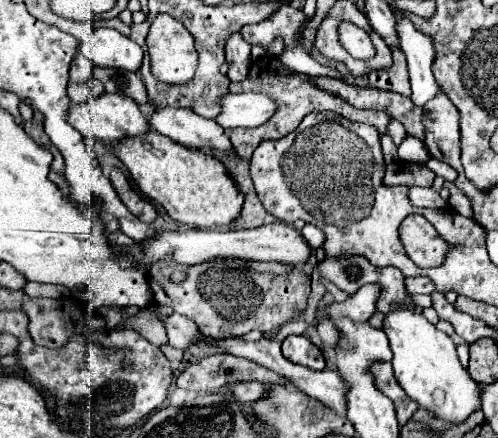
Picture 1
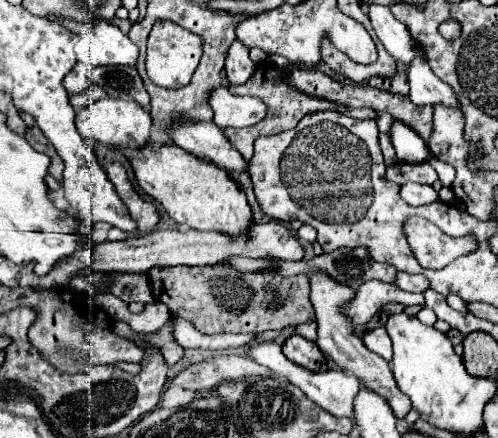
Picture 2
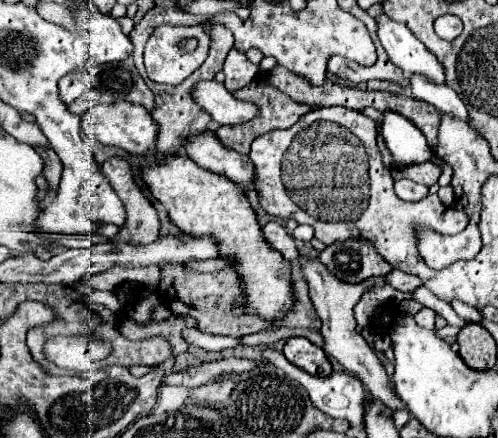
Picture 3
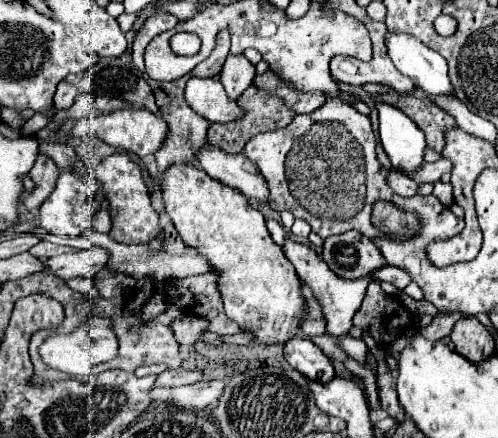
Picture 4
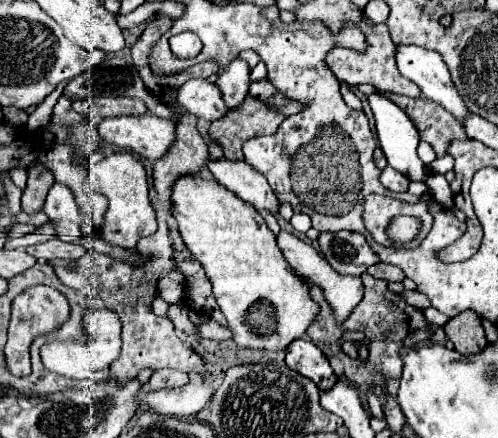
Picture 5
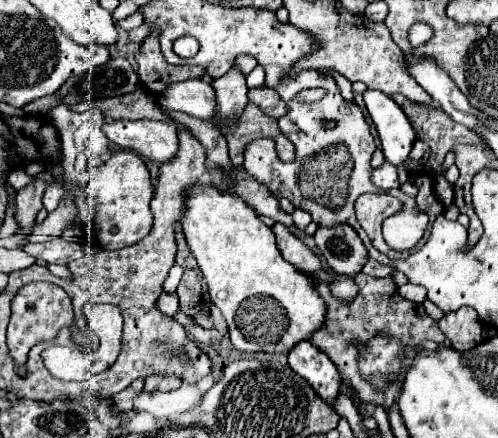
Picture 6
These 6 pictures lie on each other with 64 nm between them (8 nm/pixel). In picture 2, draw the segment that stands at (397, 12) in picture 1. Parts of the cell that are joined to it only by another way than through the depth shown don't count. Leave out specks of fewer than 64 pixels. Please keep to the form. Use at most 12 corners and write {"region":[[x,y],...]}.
{"region":[[422,44],[408,68],[410,100],[418,106],[456,104],[452,88],[430,70]]}

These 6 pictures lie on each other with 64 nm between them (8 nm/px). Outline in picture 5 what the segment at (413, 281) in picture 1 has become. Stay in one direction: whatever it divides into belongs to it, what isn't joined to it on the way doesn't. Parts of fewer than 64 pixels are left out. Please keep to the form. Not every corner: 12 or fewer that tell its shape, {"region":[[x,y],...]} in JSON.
{"region":[[374,264],[368,274],[388,282],[402,282],[406,278],[400,268]]}

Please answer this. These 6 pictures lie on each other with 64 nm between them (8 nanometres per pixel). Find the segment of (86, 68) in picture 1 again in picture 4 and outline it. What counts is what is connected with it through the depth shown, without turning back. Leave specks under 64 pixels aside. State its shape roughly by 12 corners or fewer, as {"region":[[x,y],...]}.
{"region":[[60,82],[54,104],[60,110],[70,108],[76,86]]}

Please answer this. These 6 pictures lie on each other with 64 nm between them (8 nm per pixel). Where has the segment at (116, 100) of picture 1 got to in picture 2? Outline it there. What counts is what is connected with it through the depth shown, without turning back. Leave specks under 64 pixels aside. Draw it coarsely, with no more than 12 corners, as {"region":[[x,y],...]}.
{"region":[[132,100],[78,110],[82,138],[138,150],[152,118]]}

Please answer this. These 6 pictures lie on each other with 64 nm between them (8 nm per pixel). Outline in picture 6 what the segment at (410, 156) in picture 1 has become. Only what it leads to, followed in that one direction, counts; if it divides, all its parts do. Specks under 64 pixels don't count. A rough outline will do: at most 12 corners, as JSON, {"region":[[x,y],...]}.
{"region":[[380,90],[364,102],[386,162],[420,174],[410,160],[416,132],[400,106]]}

